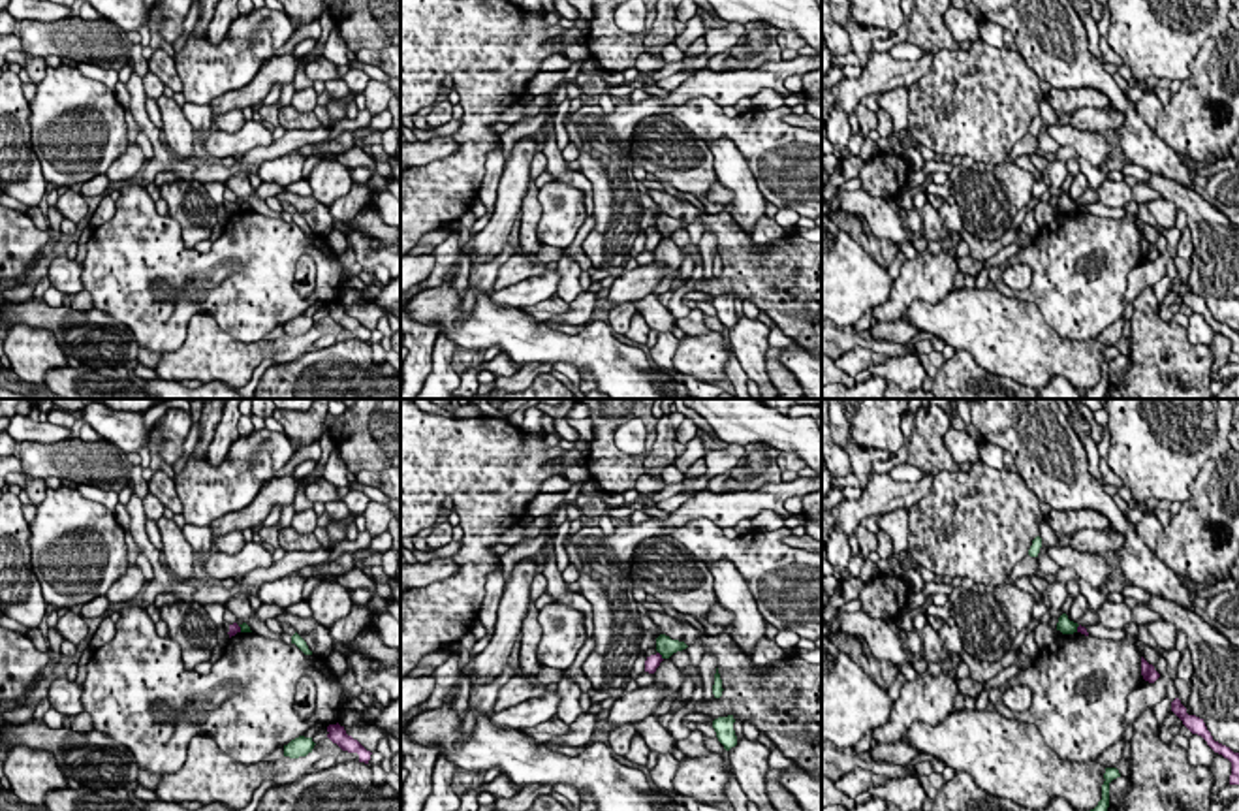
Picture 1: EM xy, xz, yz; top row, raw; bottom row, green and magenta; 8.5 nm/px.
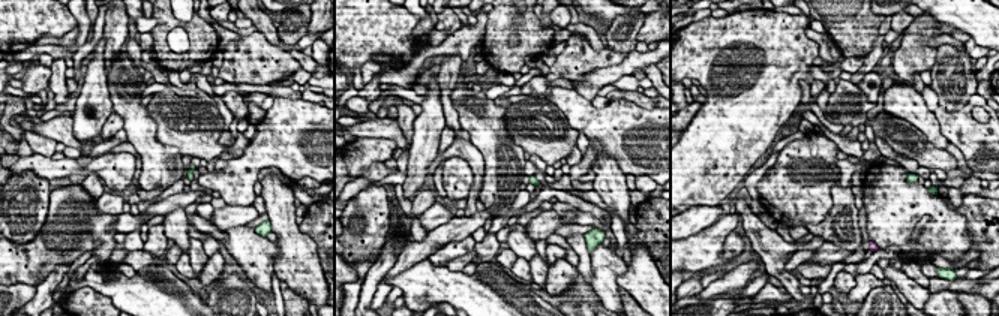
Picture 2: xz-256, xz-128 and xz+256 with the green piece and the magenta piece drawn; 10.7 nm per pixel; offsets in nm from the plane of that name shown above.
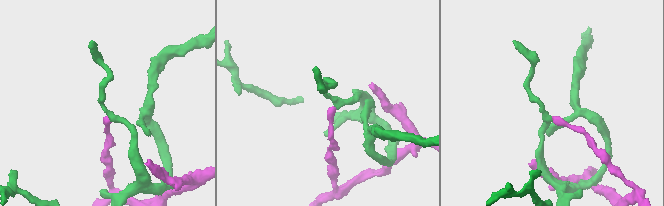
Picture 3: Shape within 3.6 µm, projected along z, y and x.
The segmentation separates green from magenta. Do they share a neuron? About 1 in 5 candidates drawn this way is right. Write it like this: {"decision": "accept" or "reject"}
{"decision": "reject"}

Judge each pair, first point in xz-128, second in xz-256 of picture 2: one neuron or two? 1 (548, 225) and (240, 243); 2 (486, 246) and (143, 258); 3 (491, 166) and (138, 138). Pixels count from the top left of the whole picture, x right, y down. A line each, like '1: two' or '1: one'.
1: two
2: two
3: one

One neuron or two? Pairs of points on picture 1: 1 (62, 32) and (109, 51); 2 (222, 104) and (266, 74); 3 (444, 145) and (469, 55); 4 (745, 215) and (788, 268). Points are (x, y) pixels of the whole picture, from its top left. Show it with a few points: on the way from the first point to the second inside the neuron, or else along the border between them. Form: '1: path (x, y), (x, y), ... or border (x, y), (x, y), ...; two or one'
1: path (74, 38), (98, 46); one
2: path (234, 100), (247, 96), (258, 85); one
3: border (454, 136), (457, 145), (454, 153), (420, 166); two
4: border (728, 209), (732, 219), (749, 236); two

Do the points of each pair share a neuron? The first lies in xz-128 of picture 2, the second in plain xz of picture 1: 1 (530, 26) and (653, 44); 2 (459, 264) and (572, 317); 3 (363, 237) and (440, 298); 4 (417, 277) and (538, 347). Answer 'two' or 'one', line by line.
1: two
2: two
3: two
4: one

